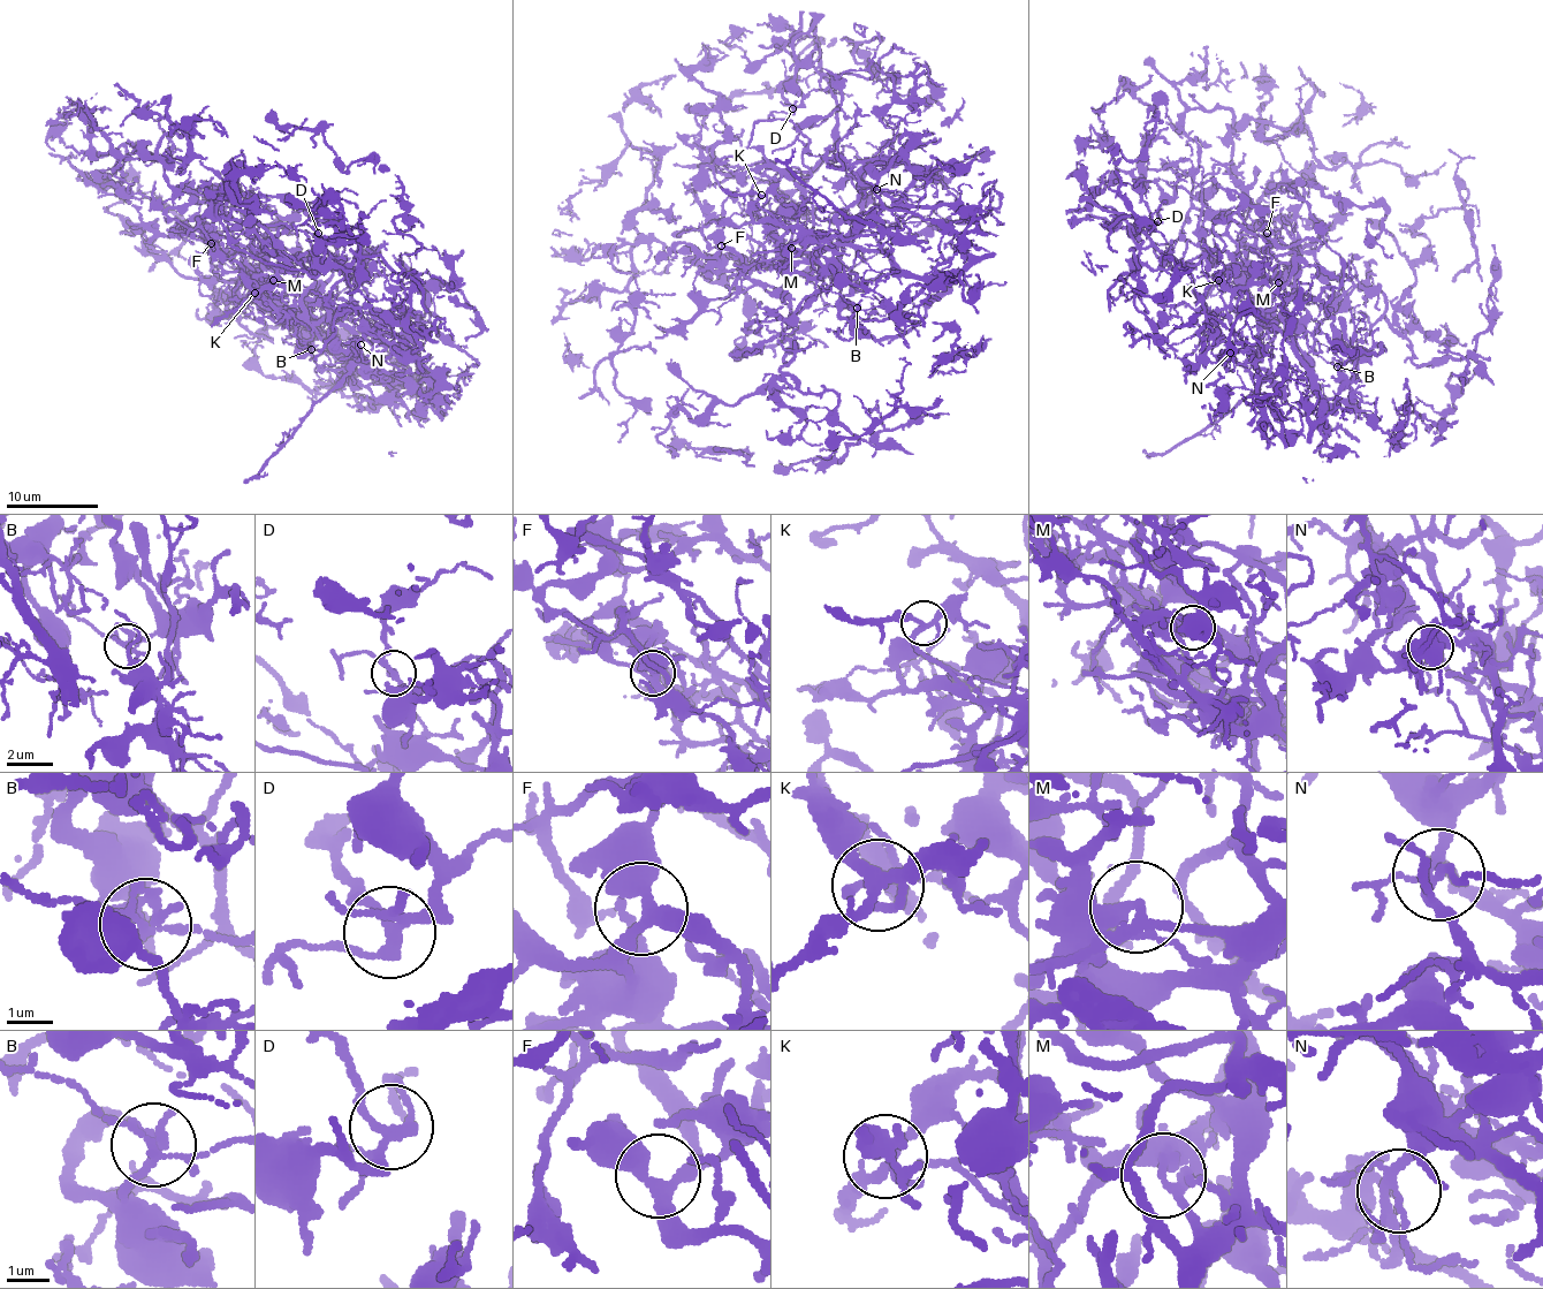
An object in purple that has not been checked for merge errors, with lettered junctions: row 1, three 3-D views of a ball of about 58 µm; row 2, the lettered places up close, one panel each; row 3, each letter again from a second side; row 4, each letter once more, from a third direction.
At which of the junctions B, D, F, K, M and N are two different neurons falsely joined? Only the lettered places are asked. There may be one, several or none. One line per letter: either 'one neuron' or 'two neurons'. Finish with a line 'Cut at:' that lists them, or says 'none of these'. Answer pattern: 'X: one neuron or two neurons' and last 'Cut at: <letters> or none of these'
B: two neurons
D: one neuron
F: one neuron
K: one neuron
M: two neurons
N: one neuron
Cut at: B, M

